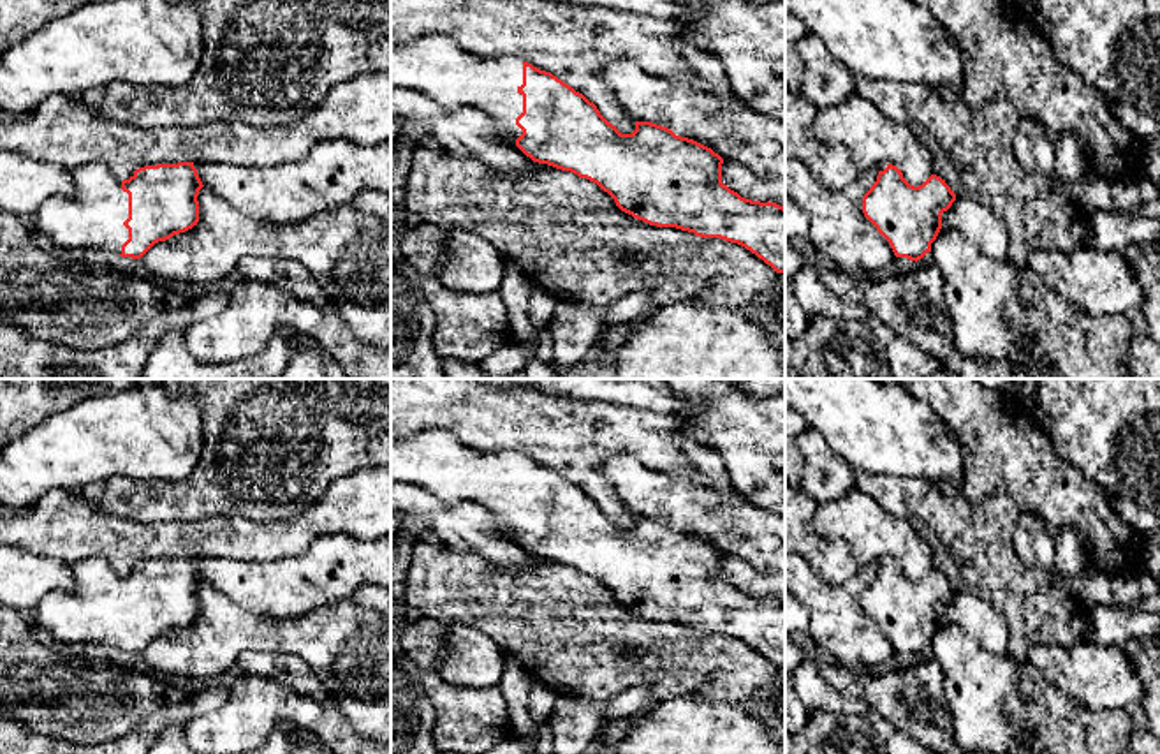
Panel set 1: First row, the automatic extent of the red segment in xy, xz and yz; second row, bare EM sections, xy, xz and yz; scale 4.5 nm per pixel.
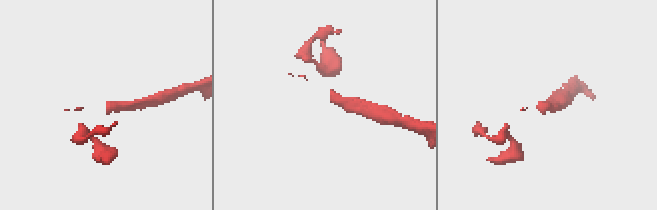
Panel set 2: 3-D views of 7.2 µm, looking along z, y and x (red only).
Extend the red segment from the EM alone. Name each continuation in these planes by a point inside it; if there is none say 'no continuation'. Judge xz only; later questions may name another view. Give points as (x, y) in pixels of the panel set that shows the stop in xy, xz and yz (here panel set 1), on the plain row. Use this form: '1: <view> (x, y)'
1: xz (435, 460)

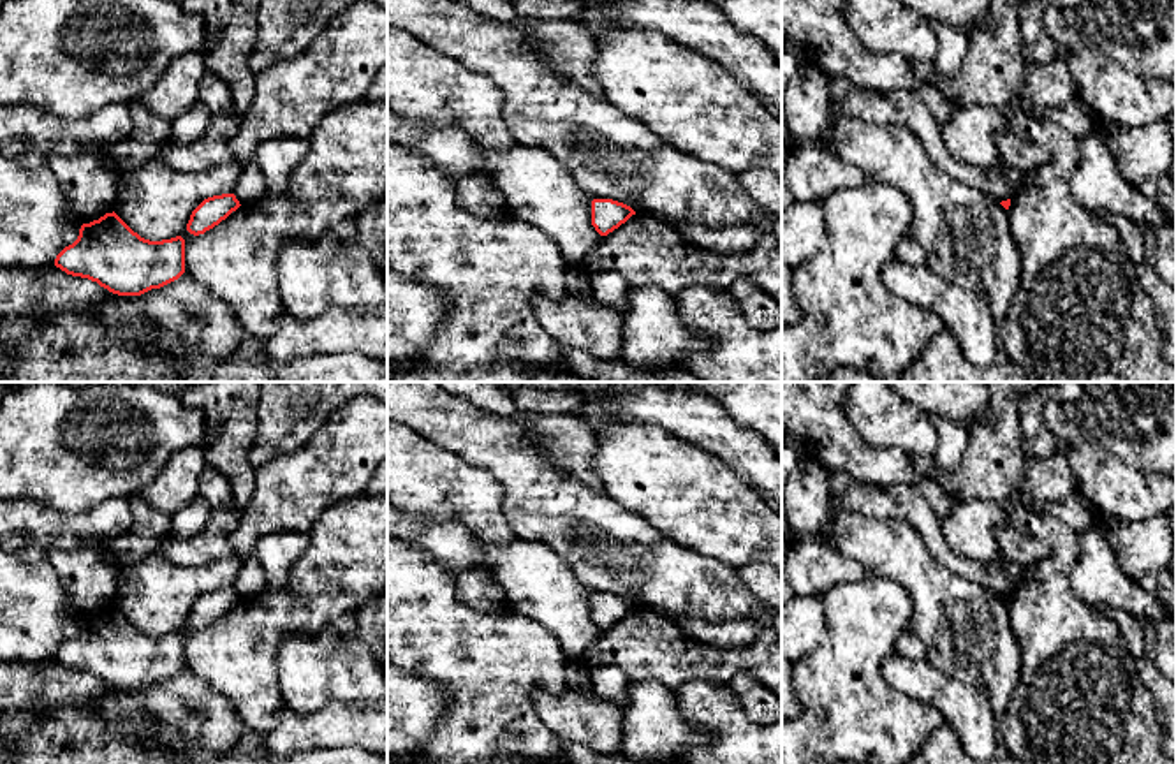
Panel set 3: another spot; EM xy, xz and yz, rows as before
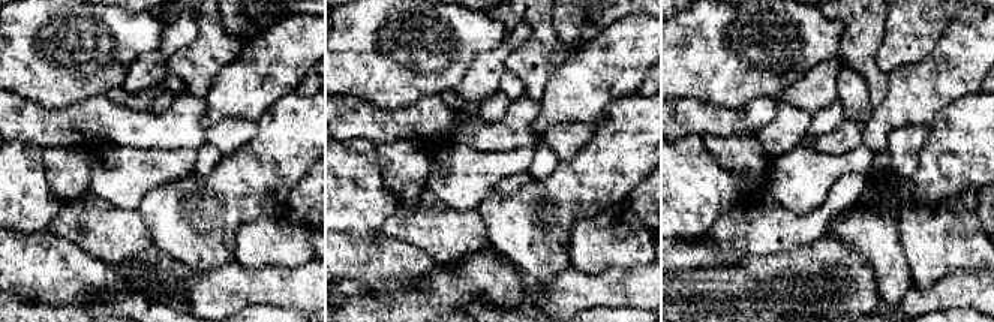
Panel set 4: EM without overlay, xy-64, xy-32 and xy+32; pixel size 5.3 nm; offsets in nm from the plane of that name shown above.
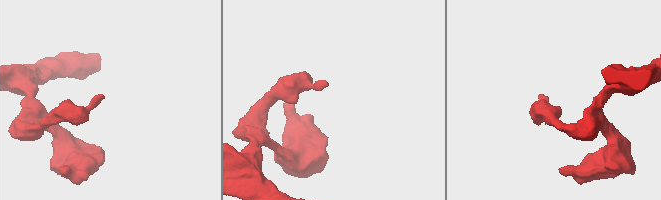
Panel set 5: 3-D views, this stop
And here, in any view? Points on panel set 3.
no continuation

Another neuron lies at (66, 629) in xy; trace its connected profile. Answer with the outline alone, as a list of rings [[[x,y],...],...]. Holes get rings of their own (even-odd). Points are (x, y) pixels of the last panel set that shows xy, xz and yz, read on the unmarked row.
[[[0,549],[0,662],[55,658],[81,620],[46,549]]]

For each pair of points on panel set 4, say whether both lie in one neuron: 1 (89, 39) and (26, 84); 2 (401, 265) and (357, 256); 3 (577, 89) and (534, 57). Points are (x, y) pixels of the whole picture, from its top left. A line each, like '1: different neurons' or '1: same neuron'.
1: same neuron
2: same neuron
3: different neurons

